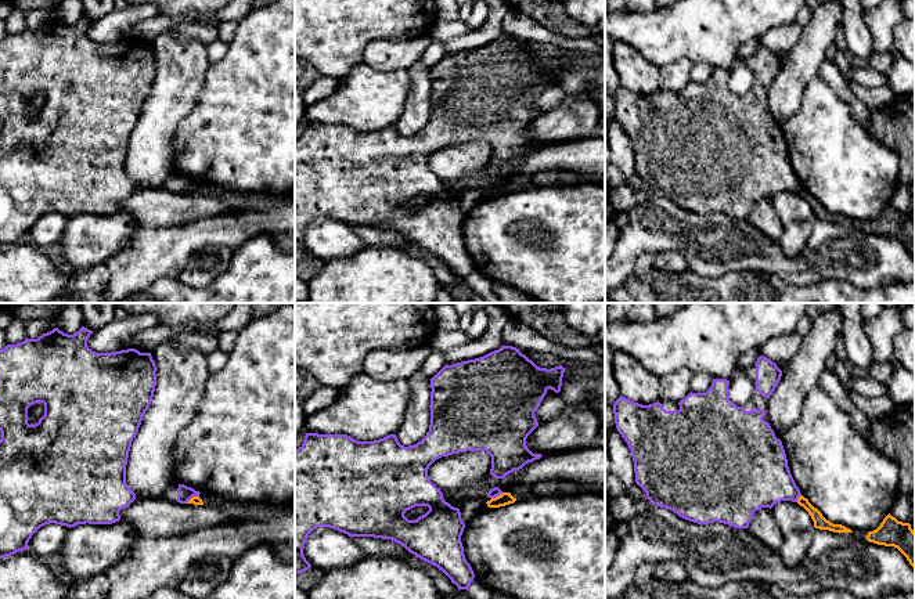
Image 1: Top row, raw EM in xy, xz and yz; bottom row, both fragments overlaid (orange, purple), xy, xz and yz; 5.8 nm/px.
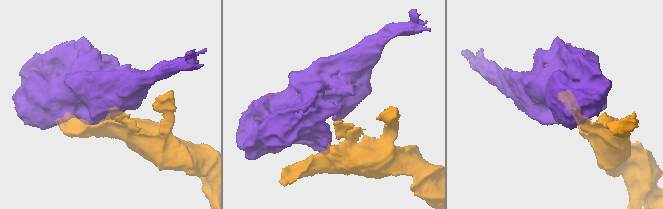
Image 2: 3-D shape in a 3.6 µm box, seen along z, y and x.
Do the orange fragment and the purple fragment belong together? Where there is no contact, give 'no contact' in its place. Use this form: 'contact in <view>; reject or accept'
contact in xz; reject

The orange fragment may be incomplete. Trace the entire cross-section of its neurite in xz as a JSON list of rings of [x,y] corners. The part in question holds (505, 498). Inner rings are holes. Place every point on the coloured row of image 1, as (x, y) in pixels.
[[[547,480],[530,486],[527,491],[512,490],[509,492],[502,492],[501,495],[491,498],[486,504],[489,508],[500,508],[514,504],[515,501],[522,501],[527,497],[581,495],[581,494],[605,495],[605,486]]]

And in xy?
[[[201,492],[198,497],[192,497],[187,504],[217,504],[234,523],[263,522],[295,509],[295,504],[274,505],[269,502],[242,502],[231,499],[219,499],[210,492]]]

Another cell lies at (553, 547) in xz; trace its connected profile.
[[[605,495],[527,497],[480,510],[461,535],[475,577],[518,599],[605,599]]]

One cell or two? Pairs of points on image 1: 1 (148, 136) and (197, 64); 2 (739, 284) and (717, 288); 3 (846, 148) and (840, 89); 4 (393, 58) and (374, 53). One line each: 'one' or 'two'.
1: one
2: one
3: two
4: one

